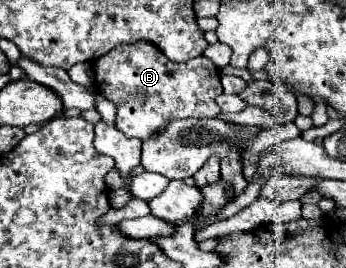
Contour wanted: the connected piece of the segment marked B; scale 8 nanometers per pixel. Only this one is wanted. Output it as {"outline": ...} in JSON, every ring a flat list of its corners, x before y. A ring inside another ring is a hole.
{"outline":[[138,42,138,44,124,44,120,48,110,50,106,56,98,58,94,64,94,72,96,72,96,90,116,104,118,108,116,126,130,138,146,140,176,118,214,118,220,114,220,108,214,102,214,98,222,94,220,70,206,56,198,56,178,64,168,60,154,44]]}

